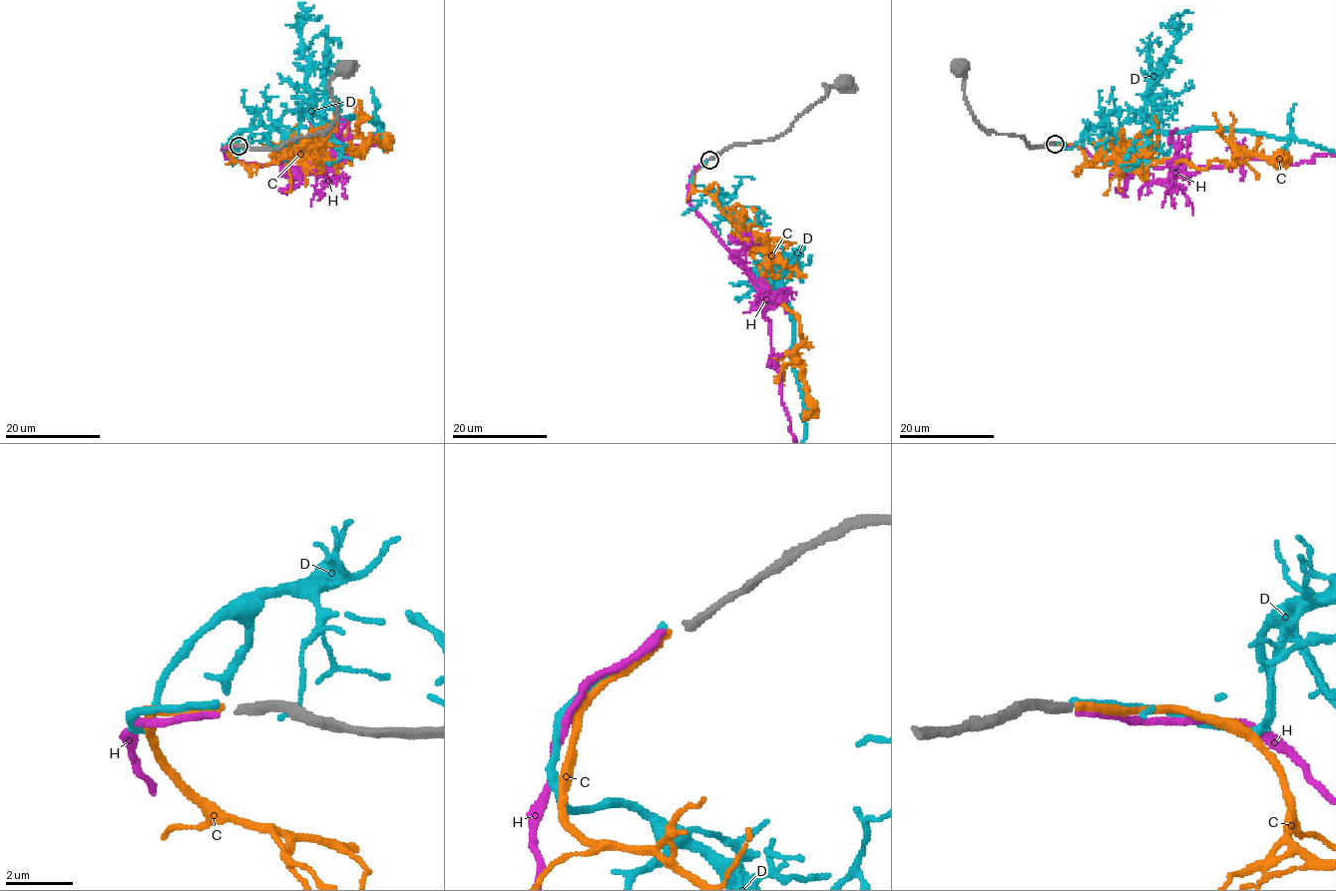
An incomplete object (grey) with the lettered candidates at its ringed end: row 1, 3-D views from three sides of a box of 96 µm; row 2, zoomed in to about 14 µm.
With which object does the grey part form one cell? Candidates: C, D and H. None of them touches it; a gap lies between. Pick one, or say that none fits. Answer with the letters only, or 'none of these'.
none of these

